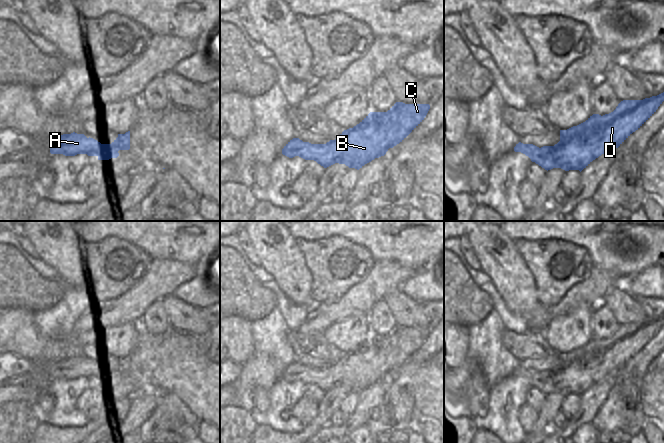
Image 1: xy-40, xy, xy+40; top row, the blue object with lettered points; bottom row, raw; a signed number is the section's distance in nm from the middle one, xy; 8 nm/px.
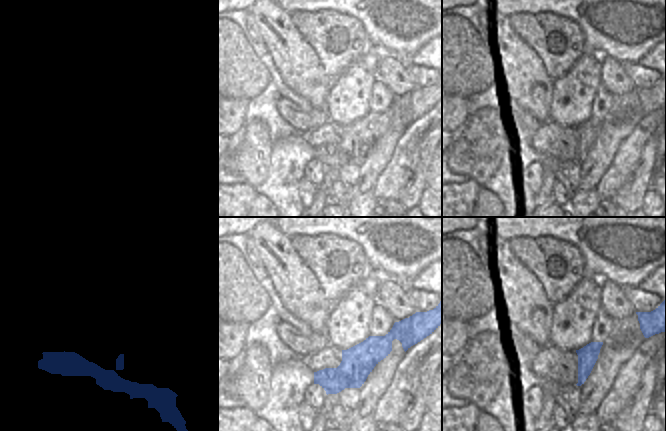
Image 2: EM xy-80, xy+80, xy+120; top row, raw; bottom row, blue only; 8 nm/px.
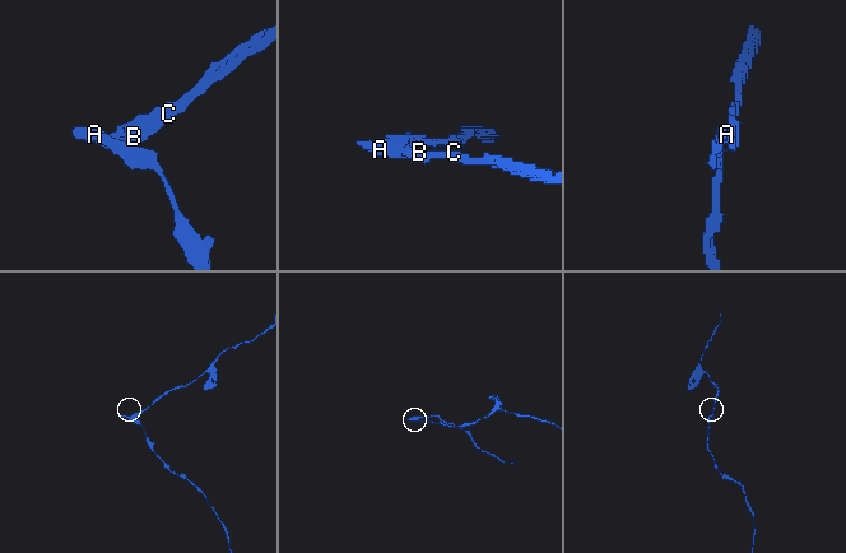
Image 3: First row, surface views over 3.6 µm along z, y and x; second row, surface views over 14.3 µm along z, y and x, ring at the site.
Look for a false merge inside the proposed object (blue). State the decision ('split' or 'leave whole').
split

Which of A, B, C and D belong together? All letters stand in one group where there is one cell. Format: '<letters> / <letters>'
A / B C D

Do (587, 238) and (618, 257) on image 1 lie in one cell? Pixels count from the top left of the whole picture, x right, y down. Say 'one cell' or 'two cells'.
one cell

